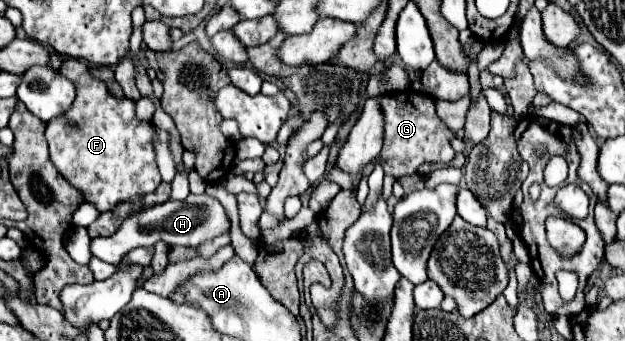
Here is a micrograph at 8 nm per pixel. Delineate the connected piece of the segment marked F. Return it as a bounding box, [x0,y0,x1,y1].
[45,58,161,212]

